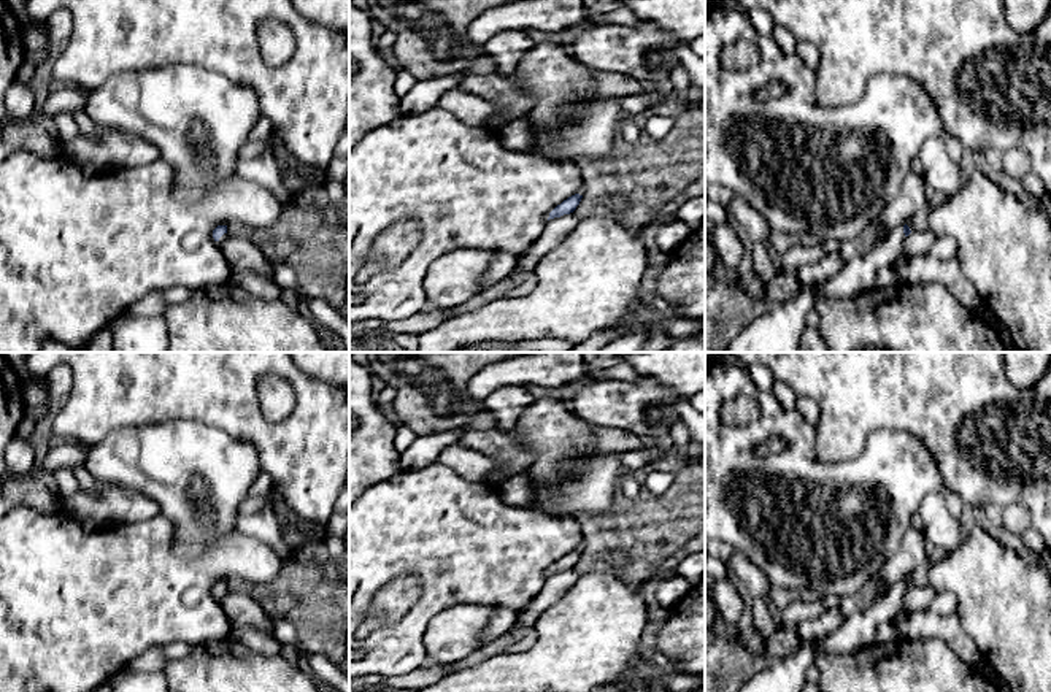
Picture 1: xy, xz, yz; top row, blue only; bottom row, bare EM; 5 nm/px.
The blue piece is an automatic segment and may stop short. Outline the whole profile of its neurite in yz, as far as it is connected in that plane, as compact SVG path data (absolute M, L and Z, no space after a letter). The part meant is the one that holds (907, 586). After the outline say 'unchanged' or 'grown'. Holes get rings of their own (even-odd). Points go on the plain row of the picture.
M905 579L870 606L845 617L835 632L813 640L799 640L792 654L780 662L765 663L737 692L803 692L807 671L814 665L814 657L821 651L857 652L875 644L876 629L894 619L910 589Z; grown

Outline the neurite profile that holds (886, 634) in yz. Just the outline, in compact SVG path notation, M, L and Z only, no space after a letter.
M892 621L880 624L880 627L876 629L876 638L875 638L876 644L891 646L897 640L899 640L899 632L895 625L892 624Z

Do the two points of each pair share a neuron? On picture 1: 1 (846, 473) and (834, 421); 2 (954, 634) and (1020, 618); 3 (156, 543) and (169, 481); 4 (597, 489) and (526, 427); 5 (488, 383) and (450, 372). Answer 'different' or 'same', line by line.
1: different
2: different
3: different
4: same
5: different

